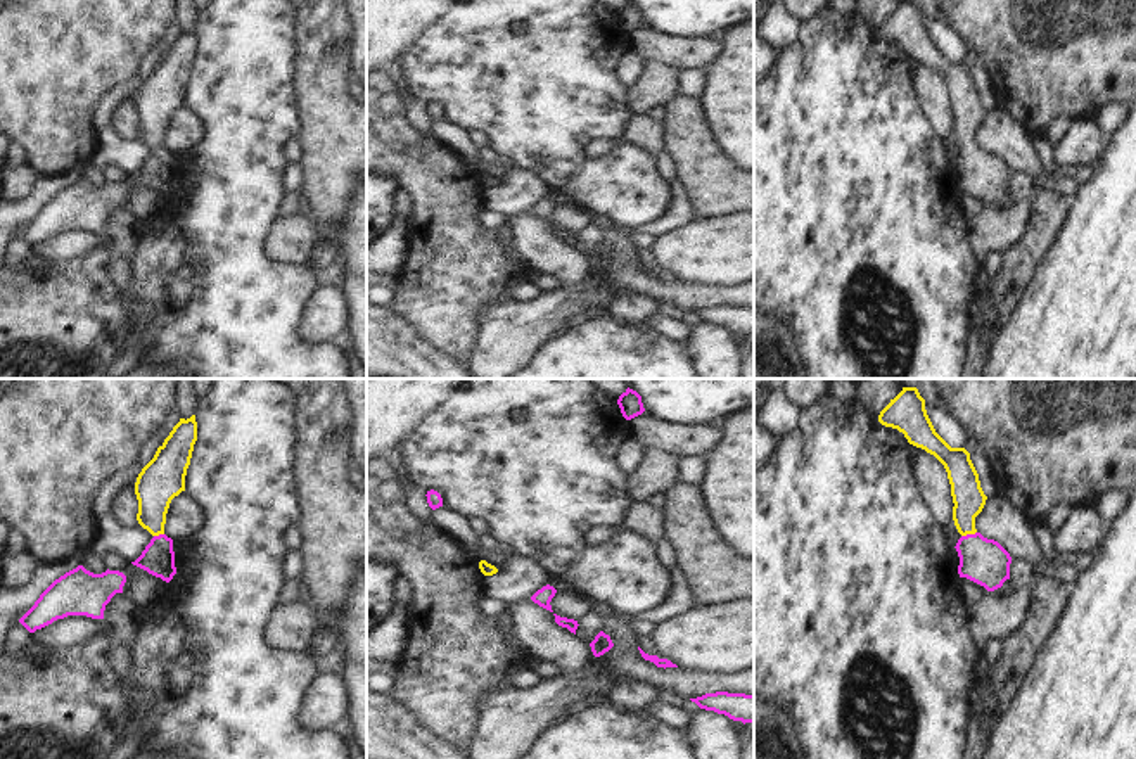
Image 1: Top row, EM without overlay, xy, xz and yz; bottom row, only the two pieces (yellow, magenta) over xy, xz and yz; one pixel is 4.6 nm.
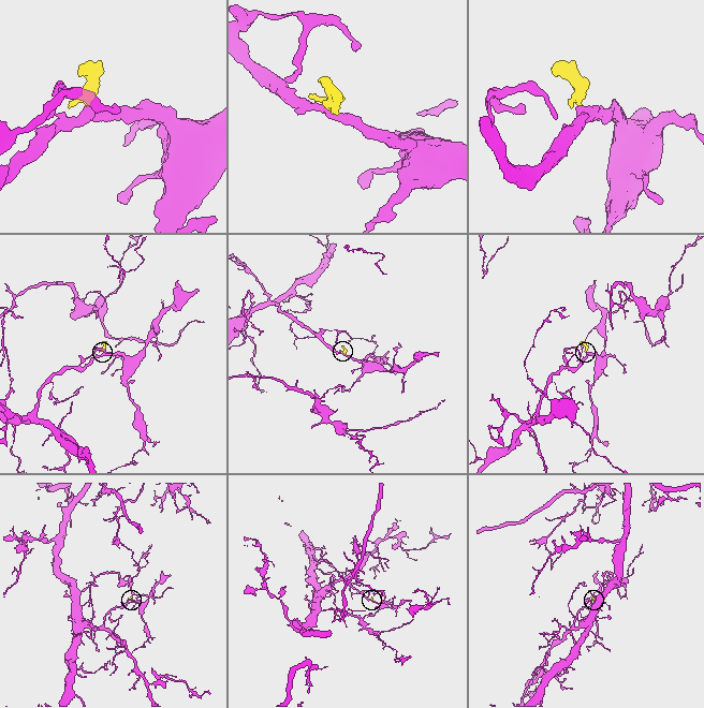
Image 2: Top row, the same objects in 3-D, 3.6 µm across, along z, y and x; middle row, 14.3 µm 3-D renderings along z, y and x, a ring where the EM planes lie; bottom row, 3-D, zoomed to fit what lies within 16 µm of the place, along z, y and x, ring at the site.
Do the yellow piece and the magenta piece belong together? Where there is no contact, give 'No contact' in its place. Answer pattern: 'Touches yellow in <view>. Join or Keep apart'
Touches yellow in yz. Join.

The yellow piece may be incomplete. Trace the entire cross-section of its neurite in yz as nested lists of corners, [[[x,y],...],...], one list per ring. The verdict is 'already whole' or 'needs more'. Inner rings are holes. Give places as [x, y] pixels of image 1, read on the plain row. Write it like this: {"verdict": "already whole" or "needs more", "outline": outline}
{"verdict": "needs more", "outline": [[[903,0],[880,24],[878,35],[897,41],[909,57],[934,67],[946,81],[953,109],[953,133],[961,147],[956,156],[960,169],[958,187],[987,204],[994,204],[1010,192],[1010,166],[994,152],[984,150],[975,142],[975,130],[982,124],[984,107],[979,86],[965,61],[951,61],[934,41],[925,12],[916,0]]]}

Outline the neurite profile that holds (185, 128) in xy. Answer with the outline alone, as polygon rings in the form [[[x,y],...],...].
[[[182,104],[169,116],[164,147],[182,152],[199,144],[204,137],[204,119],[187,104]]]

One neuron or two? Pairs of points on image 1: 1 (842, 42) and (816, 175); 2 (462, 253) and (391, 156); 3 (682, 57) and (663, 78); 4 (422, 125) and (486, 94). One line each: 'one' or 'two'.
1: one
2: one
3: two
4: two

